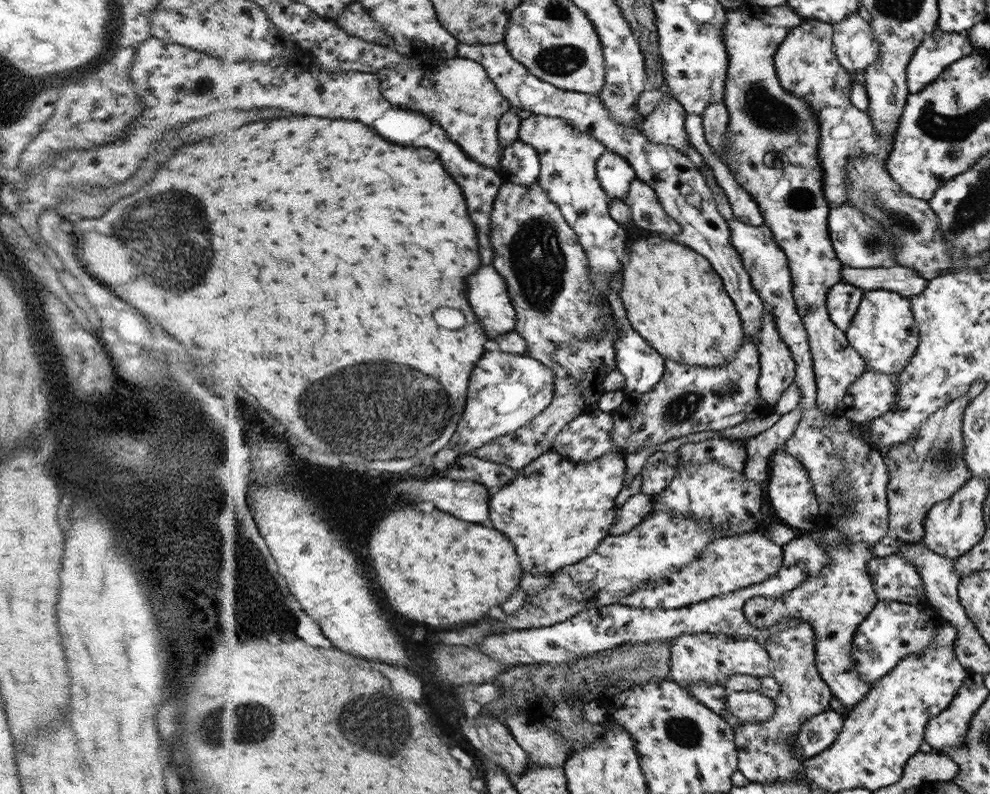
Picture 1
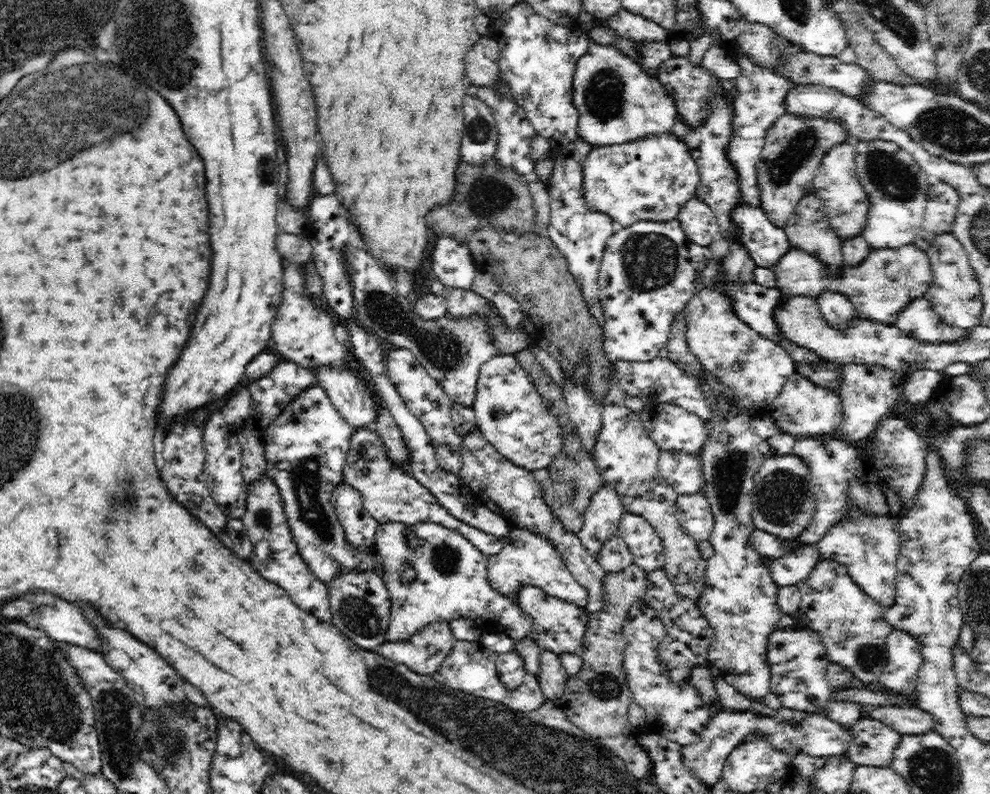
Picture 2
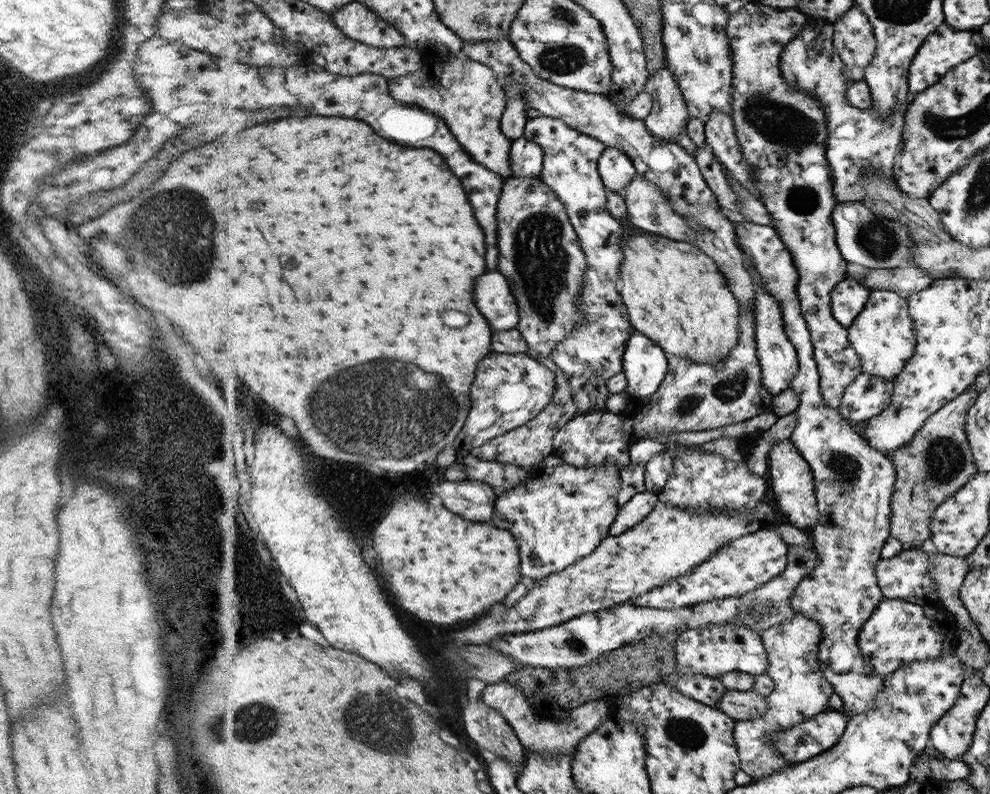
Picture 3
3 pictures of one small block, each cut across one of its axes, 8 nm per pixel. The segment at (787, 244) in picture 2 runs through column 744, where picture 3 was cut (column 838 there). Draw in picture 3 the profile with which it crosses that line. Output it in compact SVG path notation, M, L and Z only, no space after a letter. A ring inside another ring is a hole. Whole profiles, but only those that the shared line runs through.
M861 201L836 204L832 214L837 242L843 257L861 269L893 269L909 266L914 257L915 239L898 222L873 214Z

